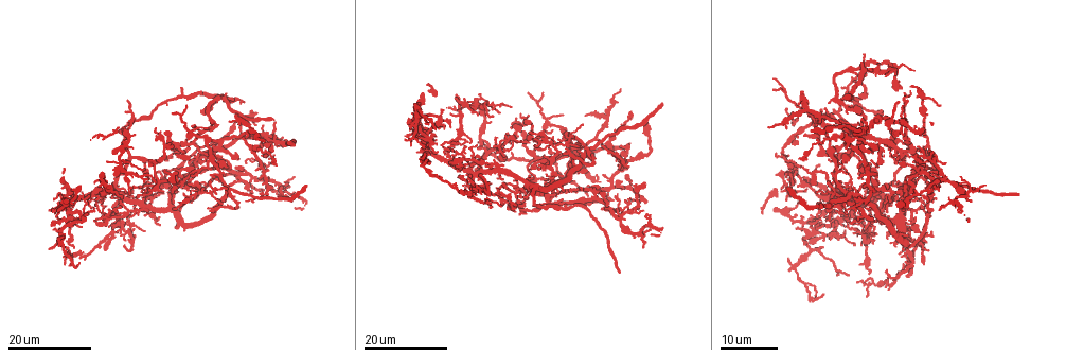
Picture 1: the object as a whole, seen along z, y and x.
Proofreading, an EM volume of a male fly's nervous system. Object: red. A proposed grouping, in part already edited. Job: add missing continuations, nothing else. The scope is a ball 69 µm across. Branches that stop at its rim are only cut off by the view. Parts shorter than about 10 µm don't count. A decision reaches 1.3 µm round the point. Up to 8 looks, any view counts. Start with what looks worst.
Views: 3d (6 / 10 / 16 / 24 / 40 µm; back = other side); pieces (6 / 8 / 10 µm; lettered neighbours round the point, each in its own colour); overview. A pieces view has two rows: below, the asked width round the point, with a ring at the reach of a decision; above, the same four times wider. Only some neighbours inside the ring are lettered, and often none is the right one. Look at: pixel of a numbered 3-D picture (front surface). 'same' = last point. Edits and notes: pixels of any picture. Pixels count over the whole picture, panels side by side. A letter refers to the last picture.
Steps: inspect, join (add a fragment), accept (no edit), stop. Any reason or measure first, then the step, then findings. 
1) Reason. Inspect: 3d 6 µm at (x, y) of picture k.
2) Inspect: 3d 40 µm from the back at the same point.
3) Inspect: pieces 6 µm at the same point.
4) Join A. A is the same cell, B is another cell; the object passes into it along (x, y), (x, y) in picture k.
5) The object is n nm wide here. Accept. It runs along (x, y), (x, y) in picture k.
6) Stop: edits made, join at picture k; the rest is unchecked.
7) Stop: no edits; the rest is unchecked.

Branch stops here. Inspect: 3d 16 µm at (845, 185) of picture 1.

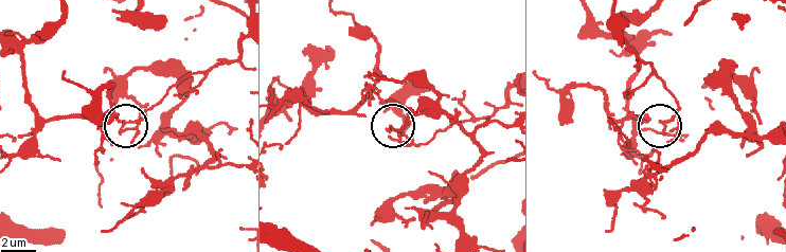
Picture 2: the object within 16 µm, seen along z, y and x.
Inspect: pieces 8 µm at (663, 130) of picture 2.

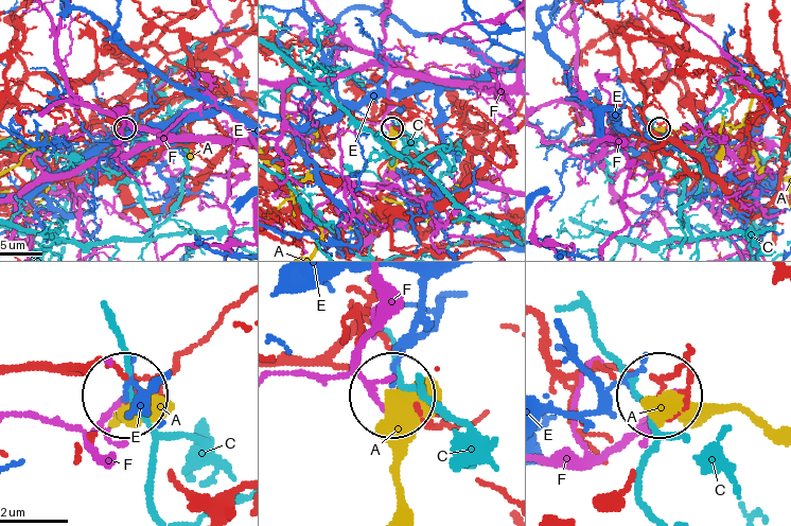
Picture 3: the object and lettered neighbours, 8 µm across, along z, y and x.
Accept. A, C, E and F are other cells; it runs along (655, 133), (644, 115), (639, 81), (666, 115), (658, 126) in picture 3; no lettered fragment goes on from it.

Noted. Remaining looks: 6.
Inspect: 3d 16 µm at (164, 133) of picture 1.

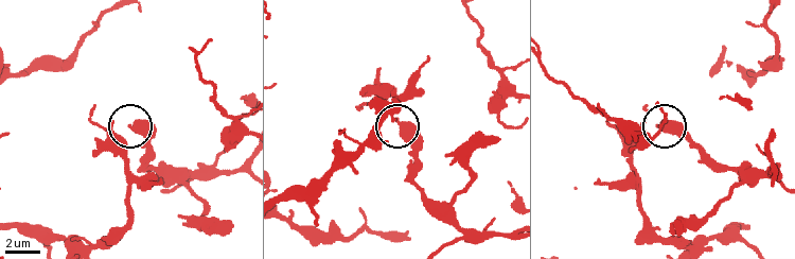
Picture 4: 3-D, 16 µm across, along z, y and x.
Inspect: pieces 10 µm at (130, 125) of picture 4.

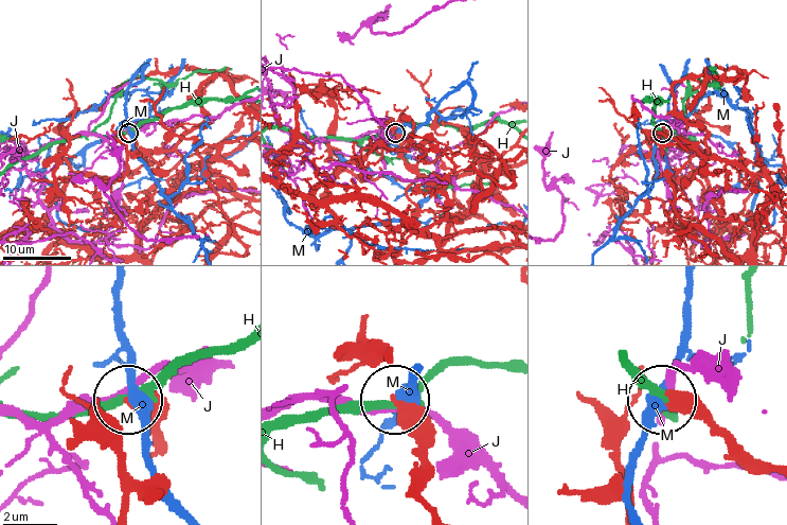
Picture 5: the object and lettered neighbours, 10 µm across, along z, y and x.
Accept. H, J and M are other cells; it runs along (431, 502), (424, 454), (399, 402) in picture 5; none of them fits.

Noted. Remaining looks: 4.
Tapers out. Inspect: 3d 16 µm at (459, 175) of picture 1.

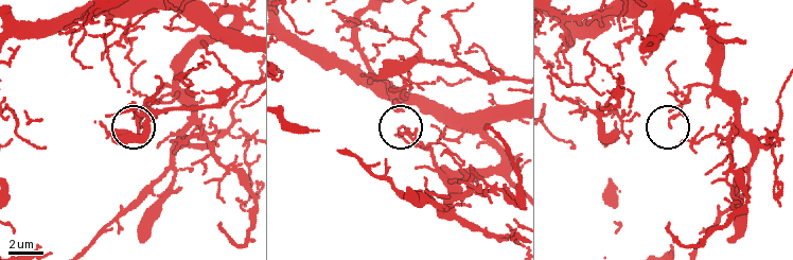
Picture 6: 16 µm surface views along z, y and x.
Inspect: pieces 8 µm at (407, 128) of picture 6.

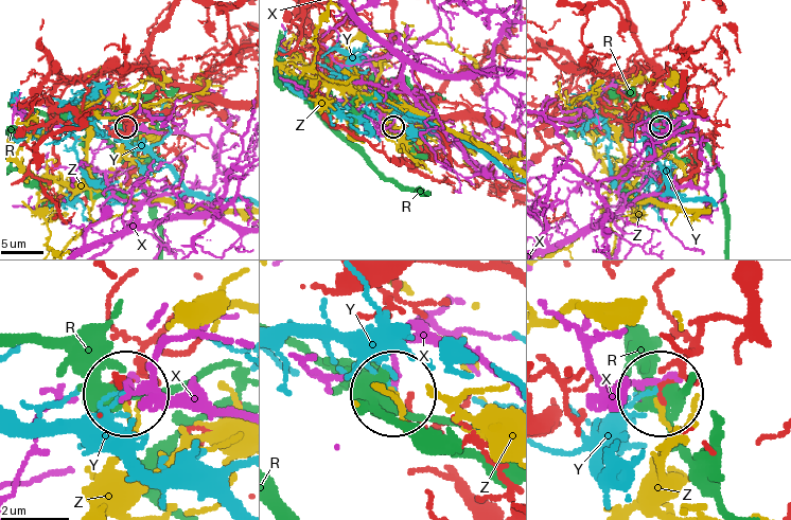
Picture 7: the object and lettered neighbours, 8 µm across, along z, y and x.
Accept. R, X, Y and Z are other cells; none of them fits.

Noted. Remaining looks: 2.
Branch stops here. Inspect: 3d 24 µm at (190, 156) of picture 1.

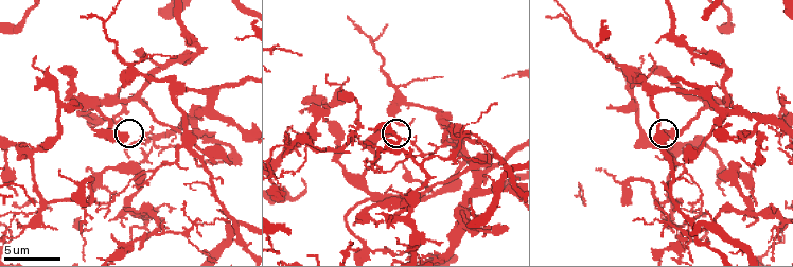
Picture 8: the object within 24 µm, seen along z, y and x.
Inspect: pieces 10 µm at (126, 134) of picture 8.

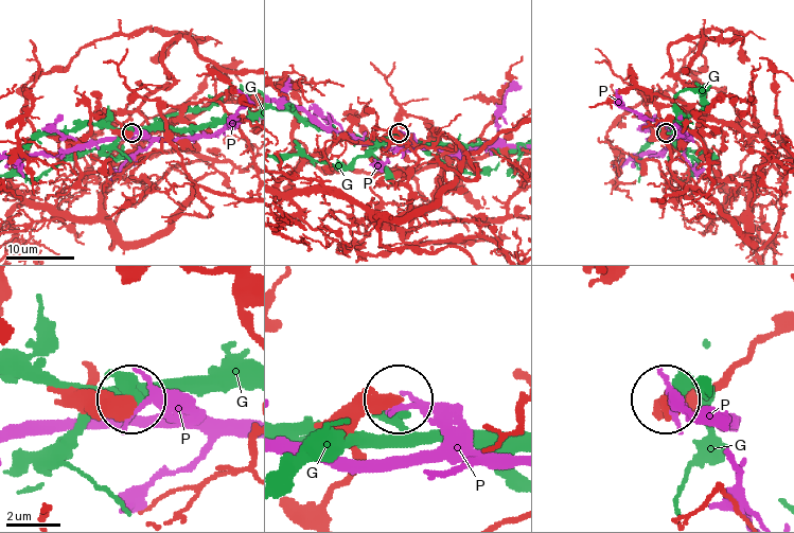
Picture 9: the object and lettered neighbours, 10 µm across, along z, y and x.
Accept. G and P are other cells; no lettered fragment goes on from it.

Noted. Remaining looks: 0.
Stop: no edits; the rest is unchecked.

